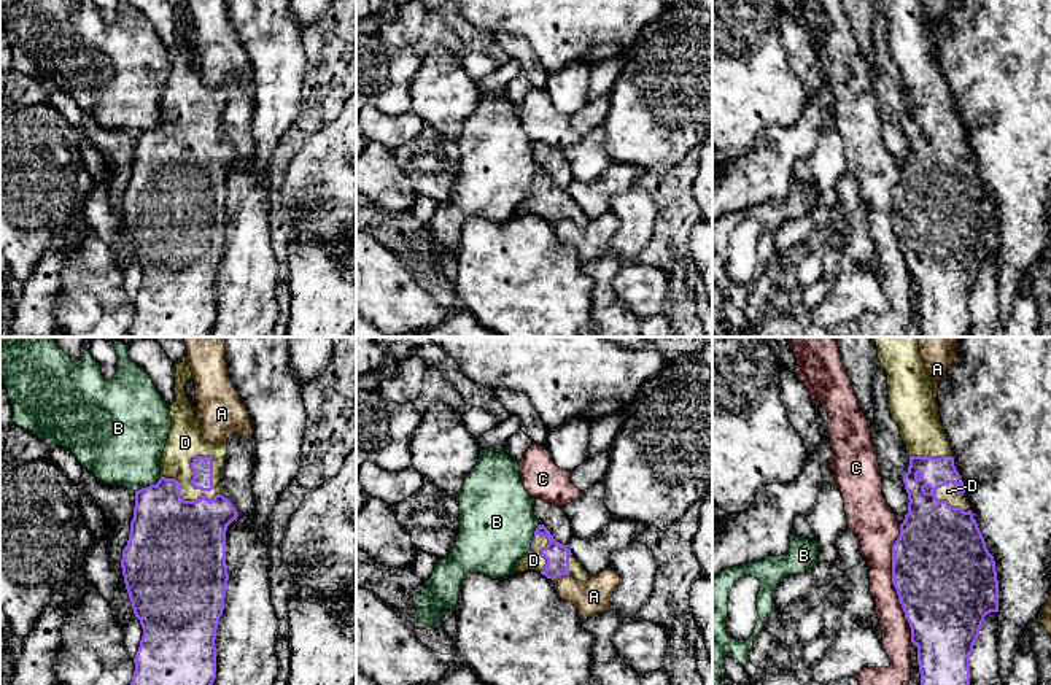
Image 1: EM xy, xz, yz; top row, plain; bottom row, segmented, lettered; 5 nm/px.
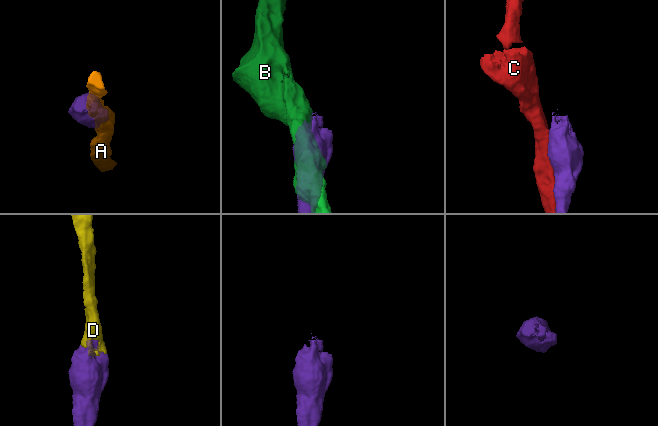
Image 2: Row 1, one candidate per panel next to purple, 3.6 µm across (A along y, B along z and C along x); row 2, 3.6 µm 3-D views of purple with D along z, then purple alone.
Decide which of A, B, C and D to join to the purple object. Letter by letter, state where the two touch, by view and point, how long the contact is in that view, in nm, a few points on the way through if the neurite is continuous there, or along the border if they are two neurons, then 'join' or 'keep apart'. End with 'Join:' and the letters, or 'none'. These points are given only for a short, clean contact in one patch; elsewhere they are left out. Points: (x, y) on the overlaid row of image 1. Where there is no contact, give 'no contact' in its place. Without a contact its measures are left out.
A: contact xz (560, 576); length 90 nm; keep apart
B: contact xy (148, 487); length 150 nm; keep apart
C: contact yz (892, 582); length 600 nm; keep apart
D: contact xy (183, 499); length 320 nm; join
Join: D

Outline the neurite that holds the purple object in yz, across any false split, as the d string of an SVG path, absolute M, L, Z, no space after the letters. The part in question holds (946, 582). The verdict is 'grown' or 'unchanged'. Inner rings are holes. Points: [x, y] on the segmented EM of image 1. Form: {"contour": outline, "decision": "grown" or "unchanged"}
{"contour": "M871 337L887 372L889 408L909 456L903 475L908 513L892 545L892 583L917 647L921 685L970 685L970 655L984 617L999 612L994 556L965 497L952 450L938 415L933 381L927 373L917 337Z", "decision": "grown"}

